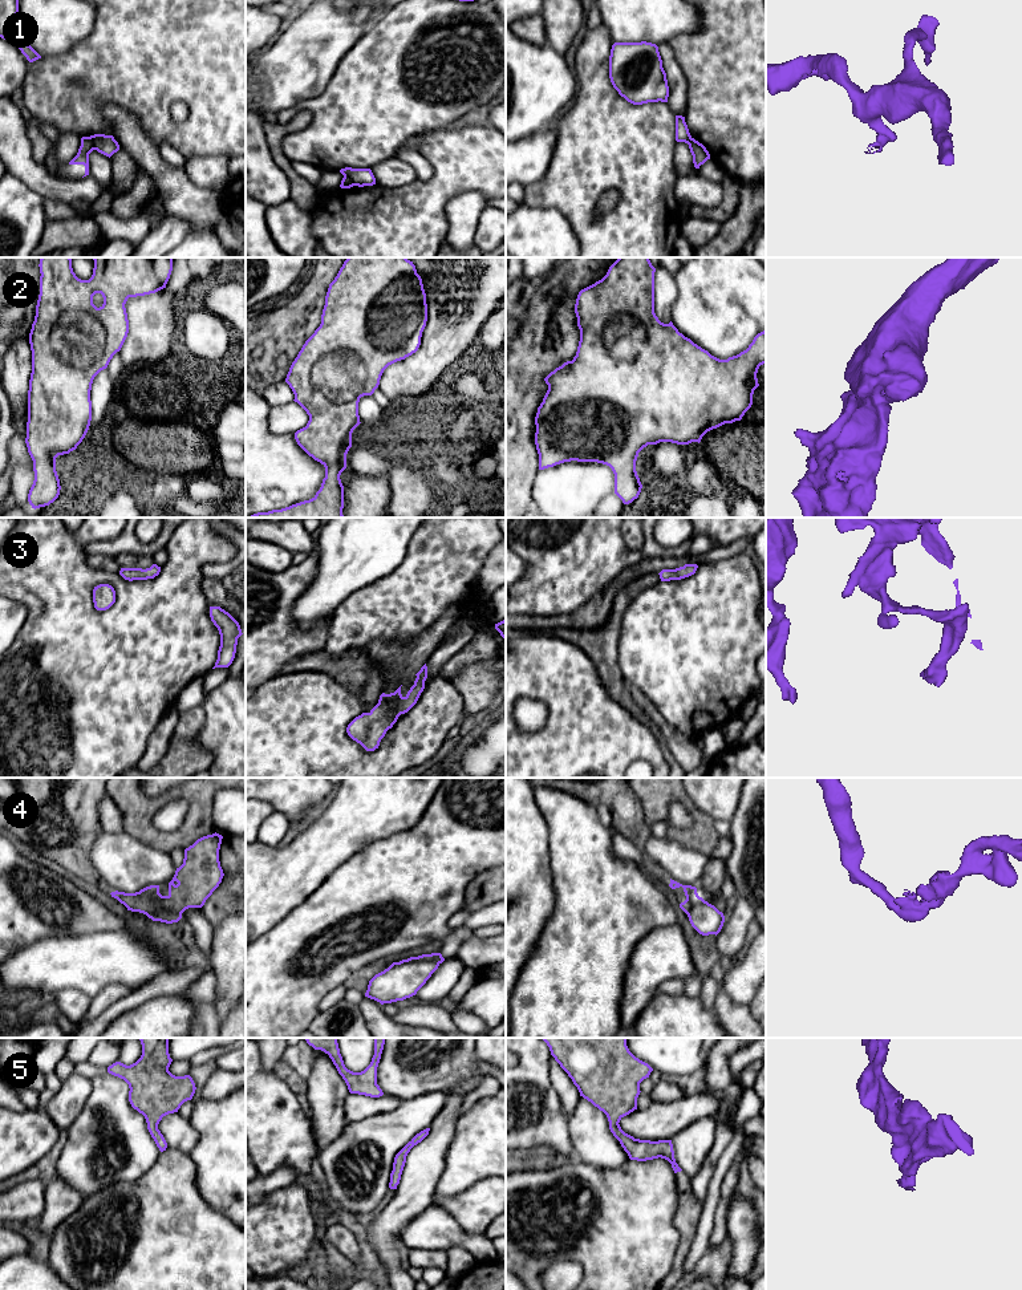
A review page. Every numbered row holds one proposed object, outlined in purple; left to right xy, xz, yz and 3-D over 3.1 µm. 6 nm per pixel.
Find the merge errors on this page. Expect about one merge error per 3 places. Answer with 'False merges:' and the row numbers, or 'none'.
False merges: 1, 4

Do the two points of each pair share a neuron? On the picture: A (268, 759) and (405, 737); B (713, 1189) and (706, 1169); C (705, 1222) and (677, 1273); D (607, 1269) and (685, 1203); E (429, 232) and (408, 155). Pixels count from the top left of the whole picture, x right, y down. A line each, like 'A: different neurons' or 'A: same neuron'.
A: same neuron
B: different neurons
C: different neurons
D: different neurons
E: different neurons

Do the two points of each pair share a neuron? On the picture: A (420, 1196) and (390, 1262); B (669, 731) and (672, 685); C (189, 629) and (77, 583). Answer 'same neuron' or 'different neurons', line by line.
A: same neuron
B: different neurons
C: same neuron

